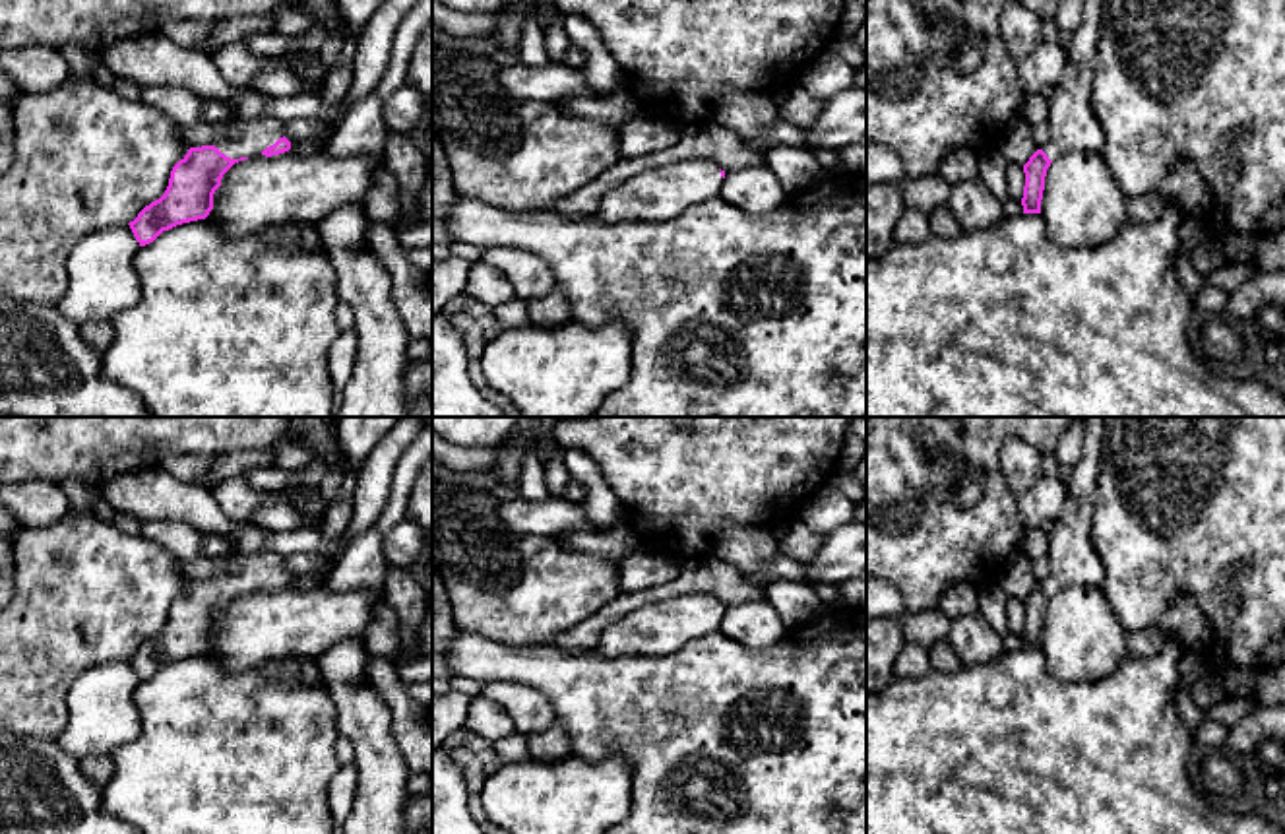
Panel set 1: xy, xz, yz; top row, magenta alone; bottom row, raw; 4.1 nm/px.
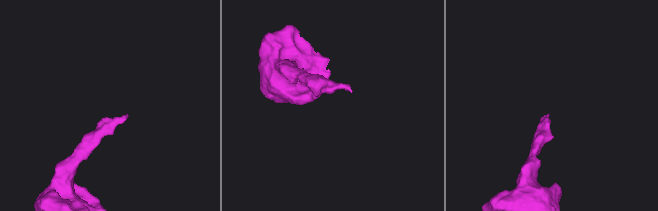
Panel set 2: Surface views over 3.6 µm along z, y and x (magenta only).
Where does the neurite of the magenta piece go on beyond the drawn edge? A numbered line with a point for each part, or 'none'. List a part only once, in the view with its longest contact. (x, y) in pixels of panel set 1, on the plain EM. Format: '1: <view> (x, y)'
1: xy (249, 571)

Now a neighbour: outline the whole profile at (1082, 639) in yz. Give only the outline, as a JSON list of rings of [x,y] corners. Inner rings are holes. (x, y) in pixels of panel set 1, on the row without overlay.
[[[1068,586],[1045,611],[1041,650],[1047,669],[1068,683],[1099,681],[1126,659],[1126,630],[1107,595],[1093,586]]]

